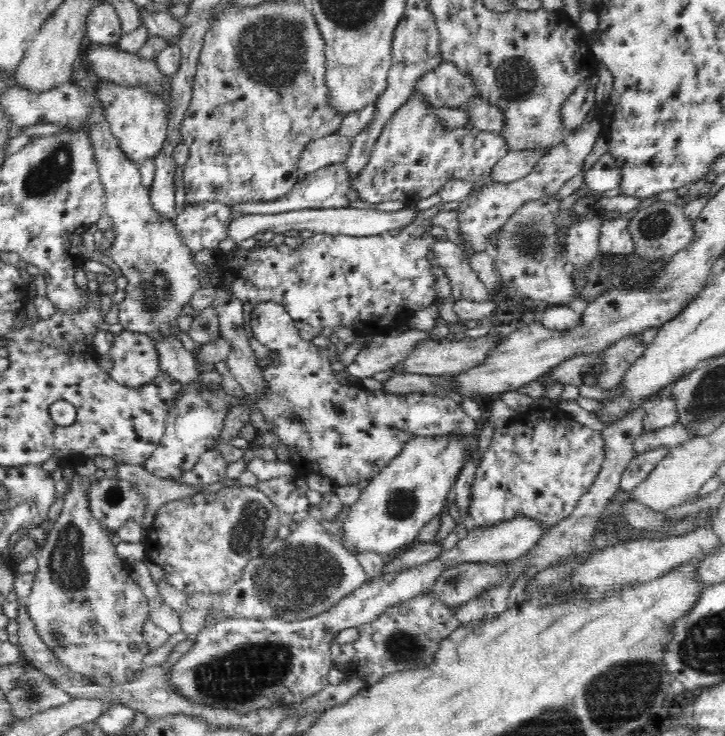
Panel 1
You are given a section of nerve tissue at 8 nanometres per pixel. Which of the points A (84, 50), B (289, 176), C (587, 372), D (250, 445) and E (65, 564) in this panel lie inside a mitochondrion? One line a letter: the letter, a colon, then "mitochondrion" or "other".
A: other
B: other
C: mitochondrion
D: other
E: mitochondrion

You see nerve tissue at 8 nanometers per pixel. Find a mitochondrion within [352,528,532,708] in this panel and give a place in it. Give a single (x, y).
(401, 646)

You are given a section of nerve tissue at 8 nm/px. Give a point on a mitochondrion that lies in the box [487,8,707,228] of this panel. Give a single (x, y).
(516, 78)

